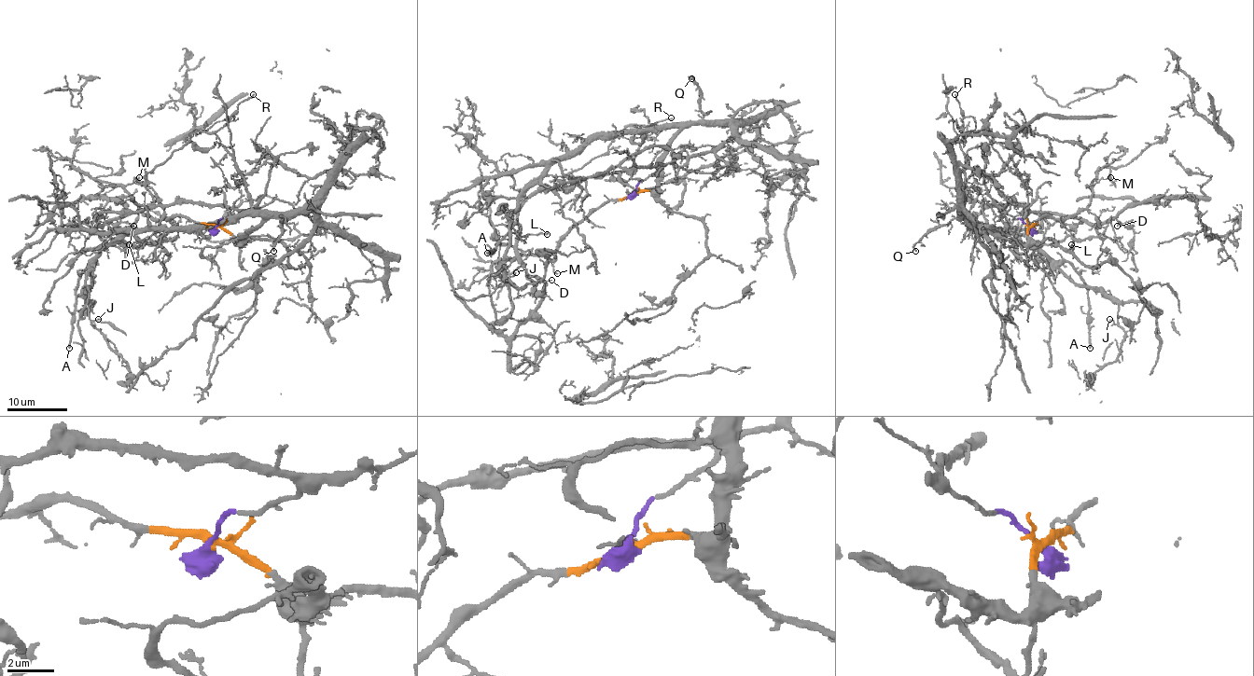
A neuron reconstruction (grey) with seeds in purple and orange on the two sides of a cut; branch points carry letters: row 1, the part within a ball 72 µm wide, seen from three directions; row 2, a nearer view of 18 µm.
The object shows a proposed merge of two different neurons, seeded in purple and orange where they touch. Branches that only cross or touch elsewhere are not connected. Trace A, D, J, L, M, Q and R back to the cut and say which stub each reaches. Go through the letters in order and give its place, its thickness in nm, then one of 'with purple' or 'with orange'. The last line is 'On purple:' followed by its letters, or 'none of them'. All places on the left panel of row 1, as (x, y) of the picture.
A: place (69, 348); calibre 280 nm; with orange
D: place (133, 226); calibre 110 nm; with purple
J: place (98, 319); calibre 70 nm; with orange
L: place (129, 244); calibre 110 nm; with purple
M: place (139, 177); calibre 120 nm; with orange
Q: place (273, 251); calibre 150 nm; with orange
R: place (253, 94); calibre 140 nm; with purple
On purple: D, L, R

